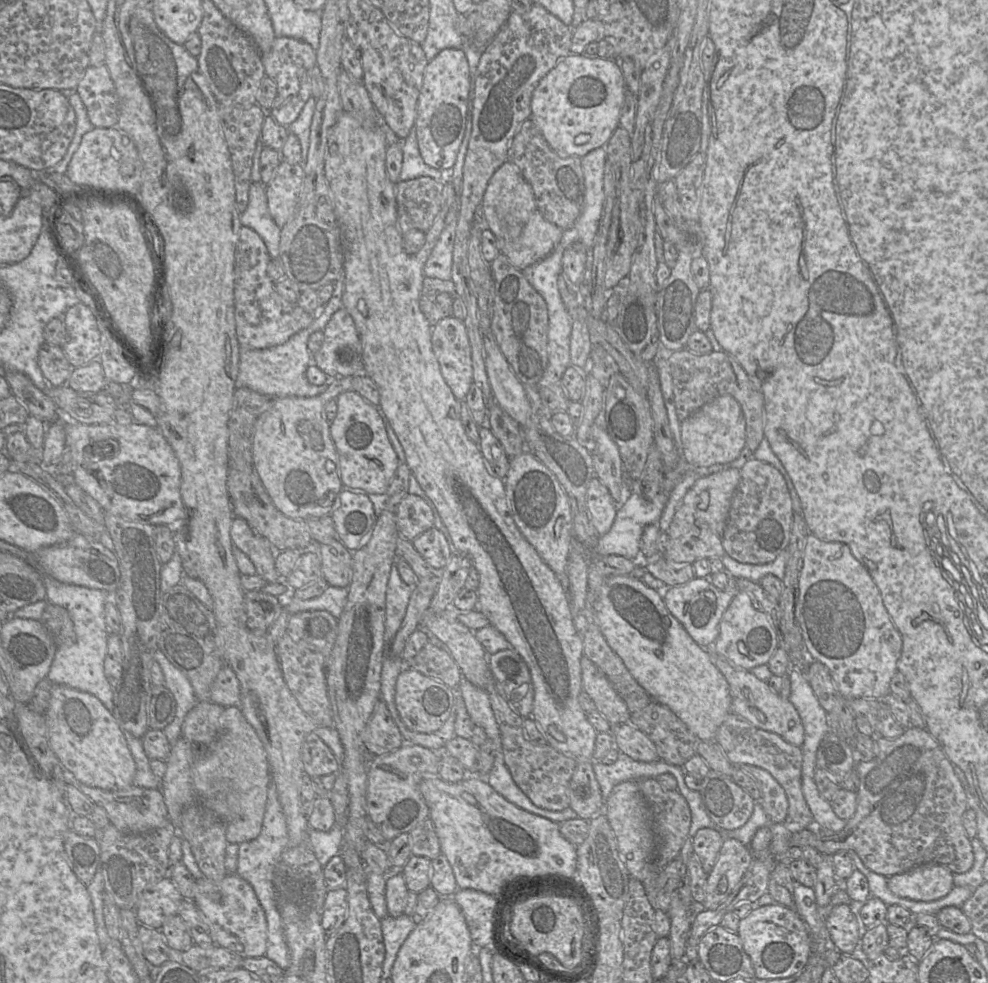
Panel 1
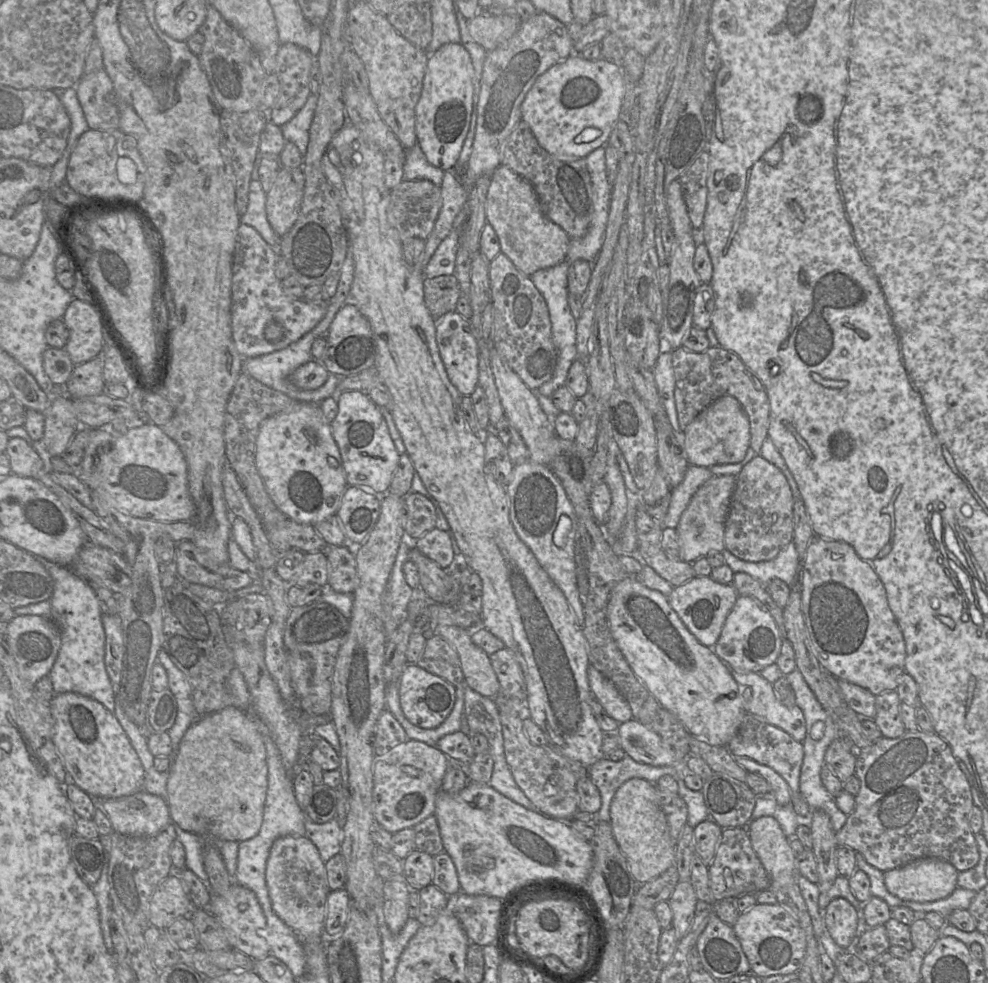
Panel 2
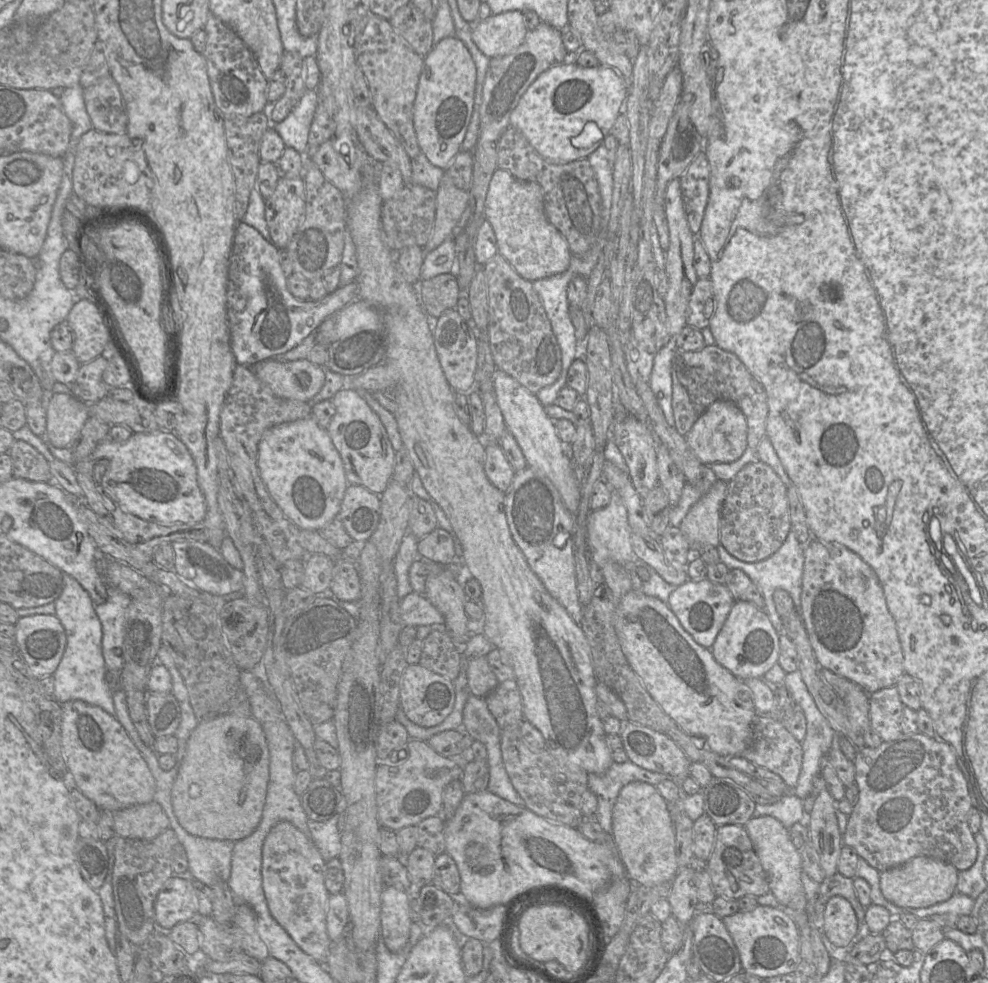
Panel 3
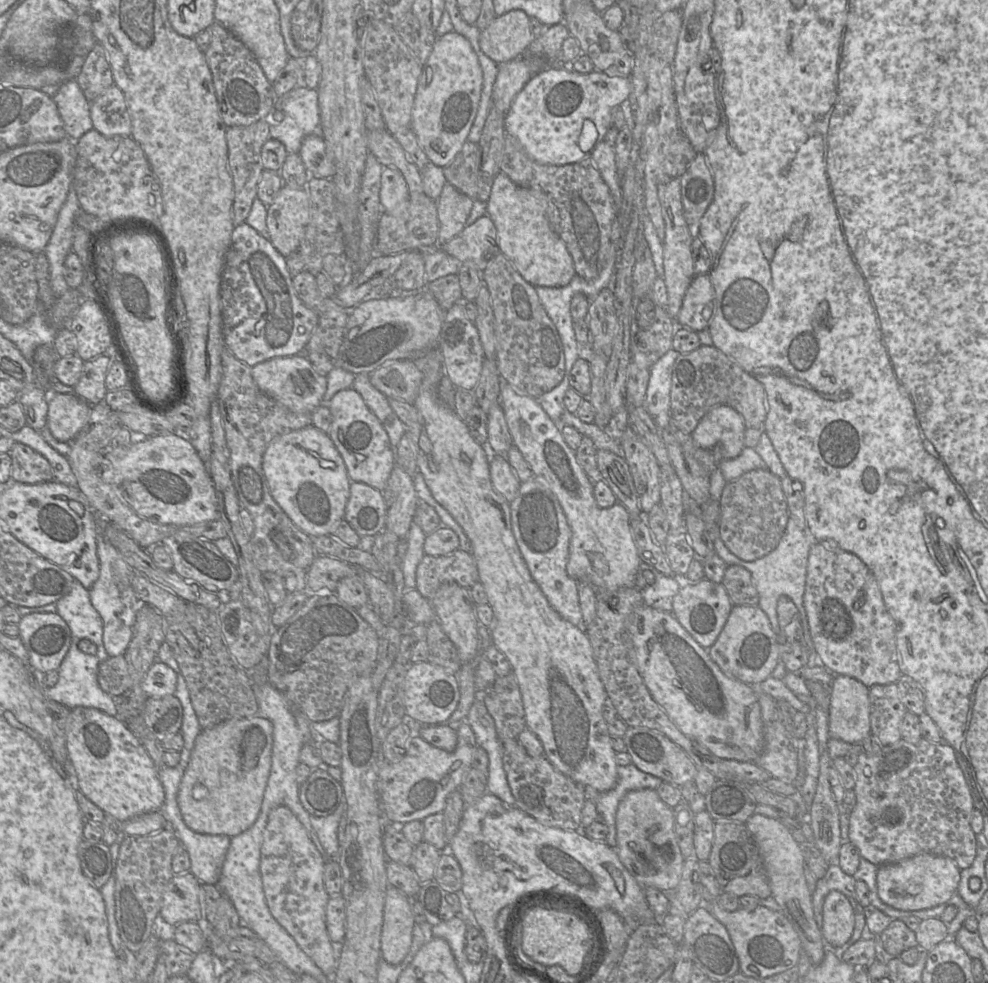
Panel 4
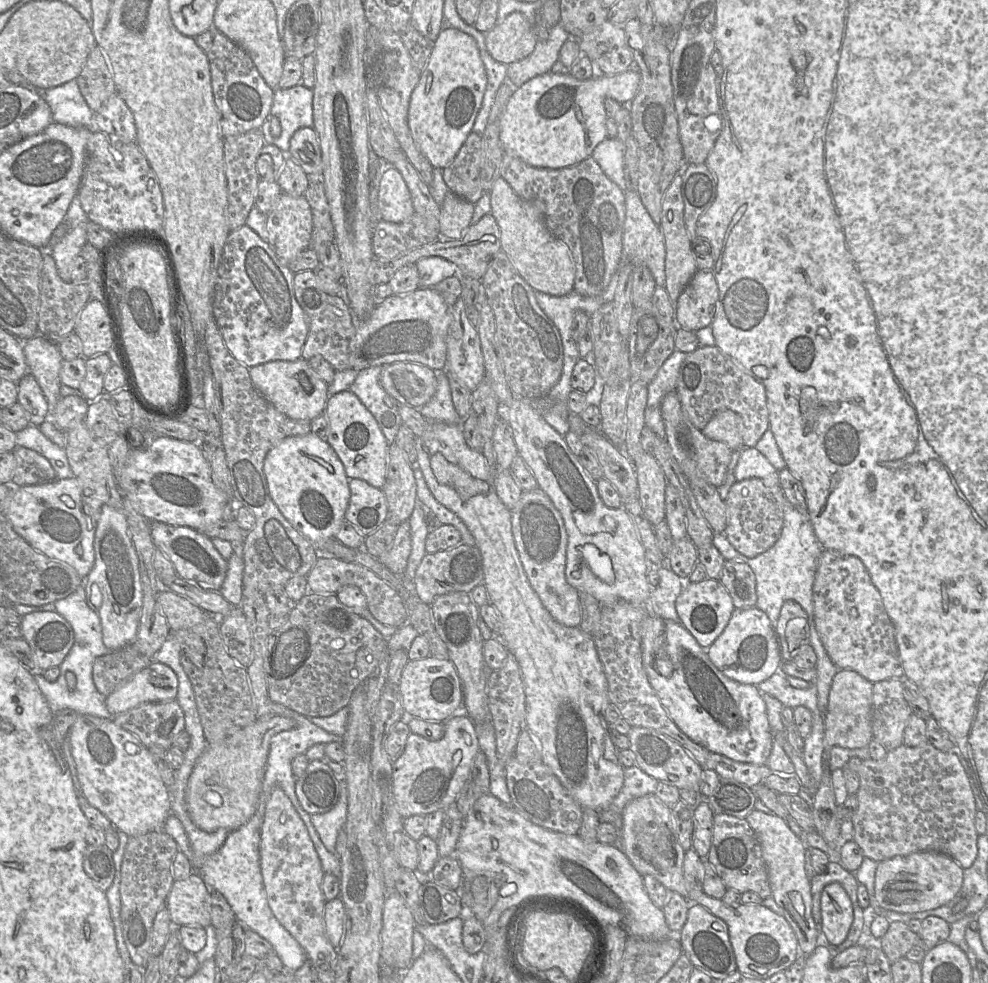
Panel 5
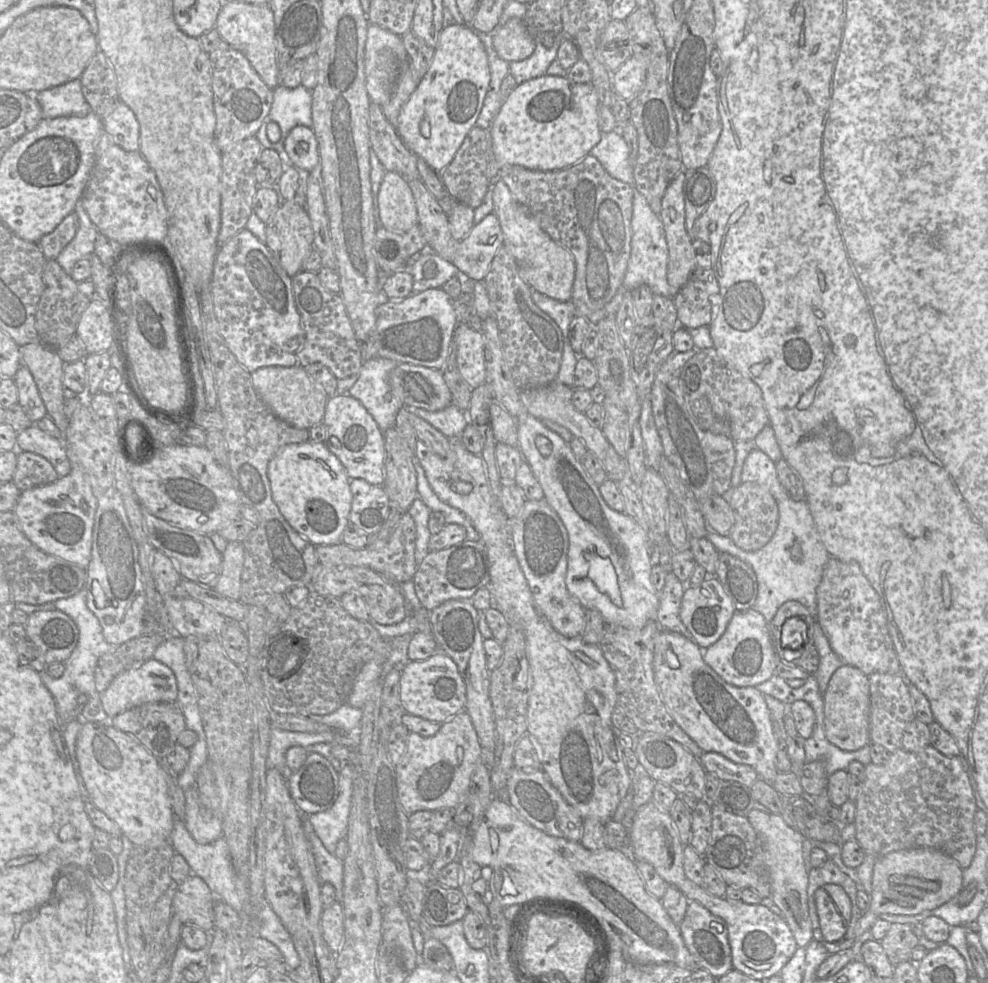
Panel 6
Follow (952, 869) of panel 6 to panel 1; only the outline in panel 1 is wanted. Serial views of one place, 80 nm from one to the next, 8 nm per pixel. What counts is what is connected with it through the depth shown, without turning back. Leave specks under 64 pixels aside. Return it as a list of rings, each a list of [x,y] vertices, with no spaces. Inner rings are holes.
[[[923,864],[887,877],[887,886],[898,897],[929,902],[943,898],[951,891],[953,876],[954,873],[944,865]]]

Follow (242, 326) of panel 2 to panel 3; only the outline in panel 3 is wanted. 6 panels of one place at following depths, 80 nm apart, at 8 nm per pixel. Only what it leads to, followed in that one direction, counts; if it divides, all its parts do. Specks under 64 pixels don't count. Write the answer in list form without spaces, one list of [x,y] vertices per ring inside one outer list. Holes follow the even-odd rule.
[[[242,221],[236,225],[235,236],[229,261],[226,313],[230,334],[230,346],[237,364],[252,367],[255,364],[275,358],[298,344],[329,316],[335,315],[357,297],[357,282],[338,287],[320,300],[298,300],[287,288],[287,277],[280,264],[280,249],[267,241],[253,226]]]

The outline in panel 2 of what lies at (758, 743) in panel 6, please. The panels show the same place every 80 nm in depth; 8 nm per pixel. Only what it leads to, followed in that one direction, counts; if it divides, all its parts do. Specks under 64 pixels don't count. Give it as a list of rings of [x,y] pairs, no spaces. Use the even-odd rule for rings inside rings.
[[[623,579],[611,591],[607,618],[611,635],[630,668],[660,706],[679,719],[693,737],[713,746],[726,747],[747,714],[740,688],[731,675],[729,666],[686,628],[669,605],[667,596],[640,582]]]

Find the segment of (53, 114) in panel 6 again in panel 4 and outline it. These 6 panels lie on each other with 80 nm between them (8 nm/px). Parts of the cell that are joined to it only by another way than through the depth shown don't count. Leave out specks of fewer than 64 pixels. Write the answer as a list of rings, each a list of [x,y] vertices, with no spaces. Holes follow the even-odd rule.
[[[73,79],[61,84],[53,100],[68,138],[77,141],[93,129],[90,102],[83,94],[77,80]]]

